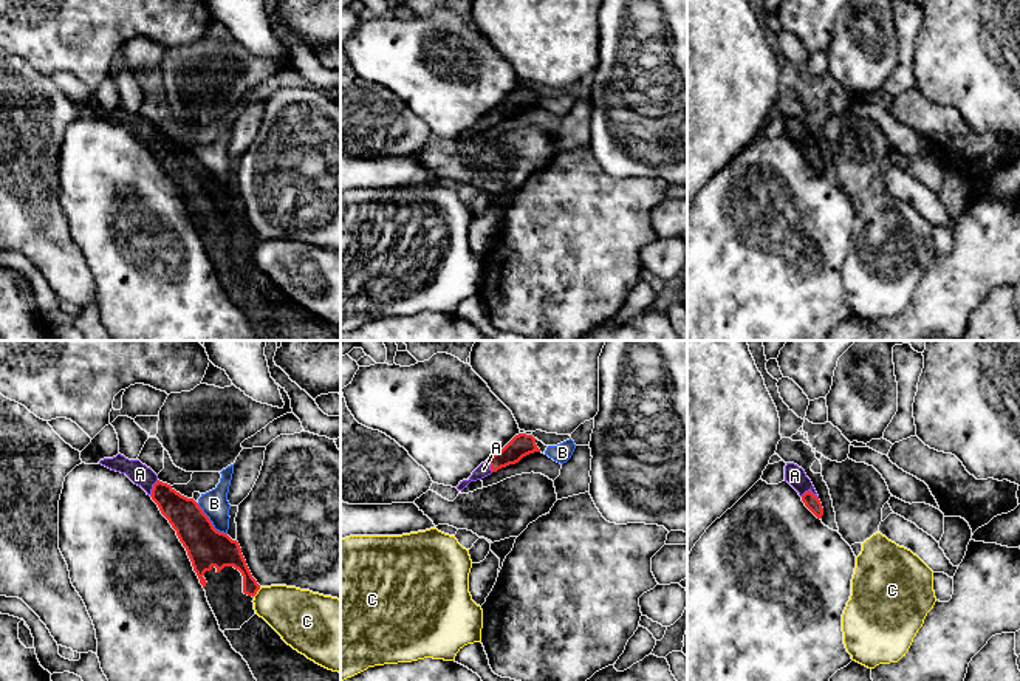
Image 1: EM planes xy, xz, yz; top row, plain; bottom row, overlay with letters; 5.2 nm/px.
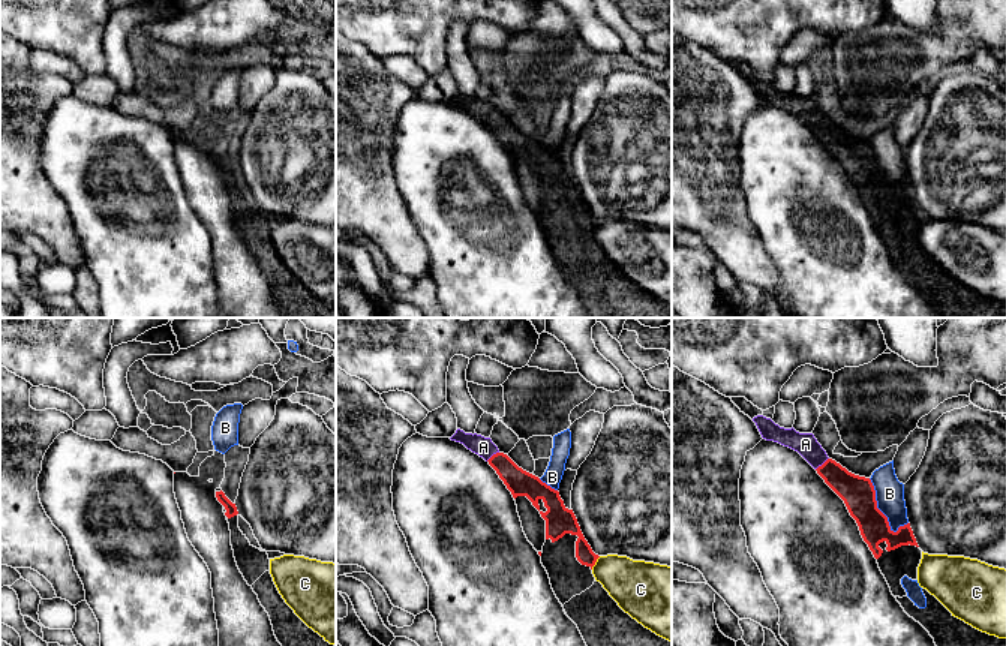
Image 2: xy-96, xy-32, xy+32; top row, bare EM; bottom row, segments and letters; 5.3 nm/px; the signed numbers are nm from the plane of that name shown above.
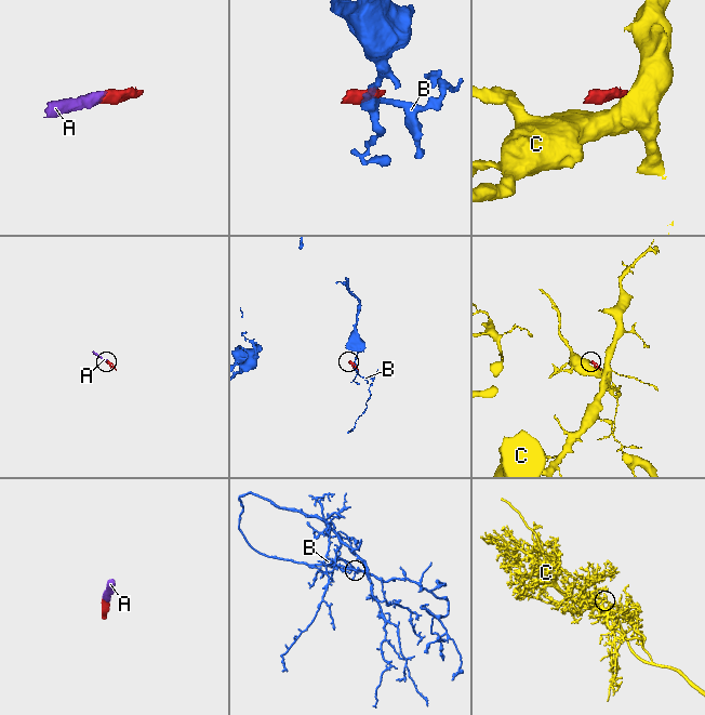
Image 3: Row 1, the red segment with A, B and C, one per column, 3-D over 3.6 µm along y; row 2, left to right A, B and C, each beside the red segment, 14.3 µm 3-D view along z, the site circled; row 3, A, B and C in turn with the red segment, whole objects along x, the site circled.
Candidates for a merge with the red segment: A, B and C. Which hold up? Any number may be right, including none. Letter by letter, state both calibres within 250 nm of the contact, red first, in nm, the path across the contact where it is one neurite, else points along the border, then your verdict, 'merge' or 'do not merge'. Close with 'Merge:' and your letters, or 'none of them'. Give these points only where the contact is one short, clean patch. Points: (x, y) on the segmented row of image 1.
A: 80/100 nm | across yz (811, 502), (810, 491), (794, 475) | merge
B: 200/140 nm | do not merge
C: 140/280 nm | along xy (260, 587), (253, 596) | do not merge
Merge: A

